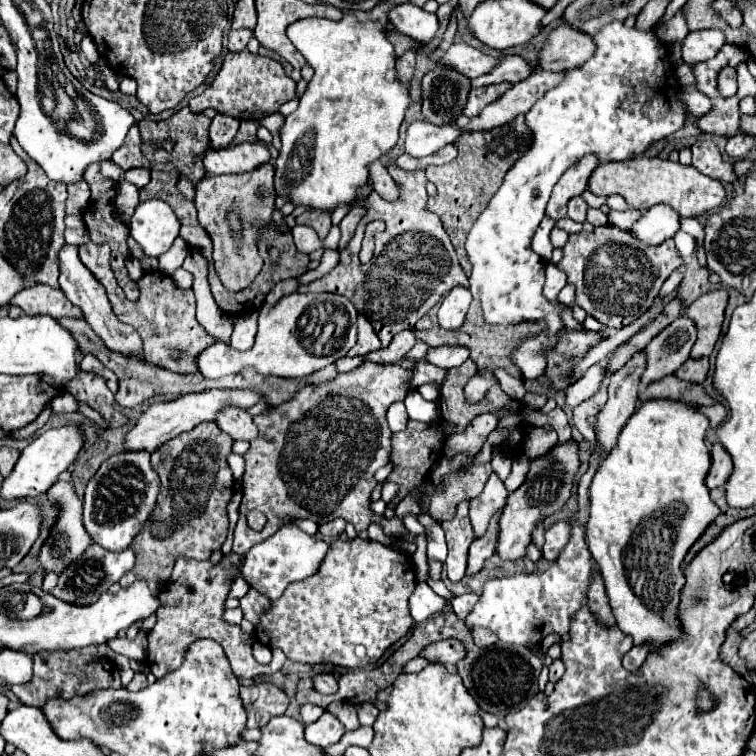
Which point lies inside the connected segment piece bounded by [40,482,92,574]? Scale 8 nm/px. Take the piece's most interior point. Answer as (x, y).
(68, 534)

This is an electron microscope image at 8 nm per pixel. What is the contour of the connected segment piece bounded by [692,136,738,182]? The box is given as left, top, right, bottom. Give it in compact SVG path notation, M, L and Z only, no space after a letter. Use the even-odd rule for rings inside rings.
M704 136L692 144L692 166L698 172L702 172L714 180L720 180L720 182L738 180L734 166L730 162L724 162L718 146L710 138L704 138Z

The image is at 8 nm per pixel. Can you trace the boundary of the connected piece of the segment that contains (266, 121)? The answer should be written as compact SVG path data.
M272 114L272 116L262 118L260 124L272 132L272 136L274 136L274 148L280 150L280 128L282 128L282 124L284 124L284 116Z

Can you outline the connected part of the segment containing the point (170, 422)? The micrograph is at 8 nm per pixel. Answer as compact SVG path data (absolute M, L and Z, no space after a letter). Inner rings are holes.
M208 390L208 392L200 392L200 394L186 394L180 396L172 402L160 402L160 404L152 404L144 410L144 414L138 418L136 426L126 434L124 440L124 452L154 452L160 446L164 446L168 440L176 438L182 432L188 432L192 428L196 428L202 422L210 422L214 420L214 416L218 414L218 408L224 406L236 406L236 408L248 408L252 404L260 402L260 392L256 390Z

